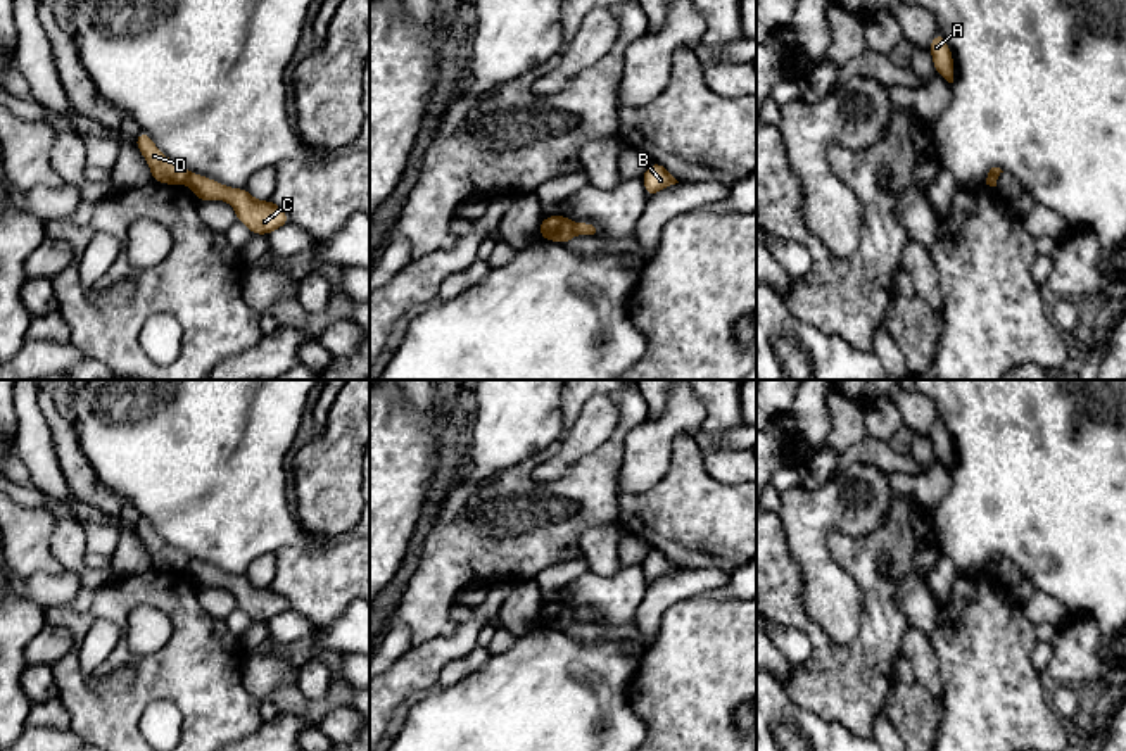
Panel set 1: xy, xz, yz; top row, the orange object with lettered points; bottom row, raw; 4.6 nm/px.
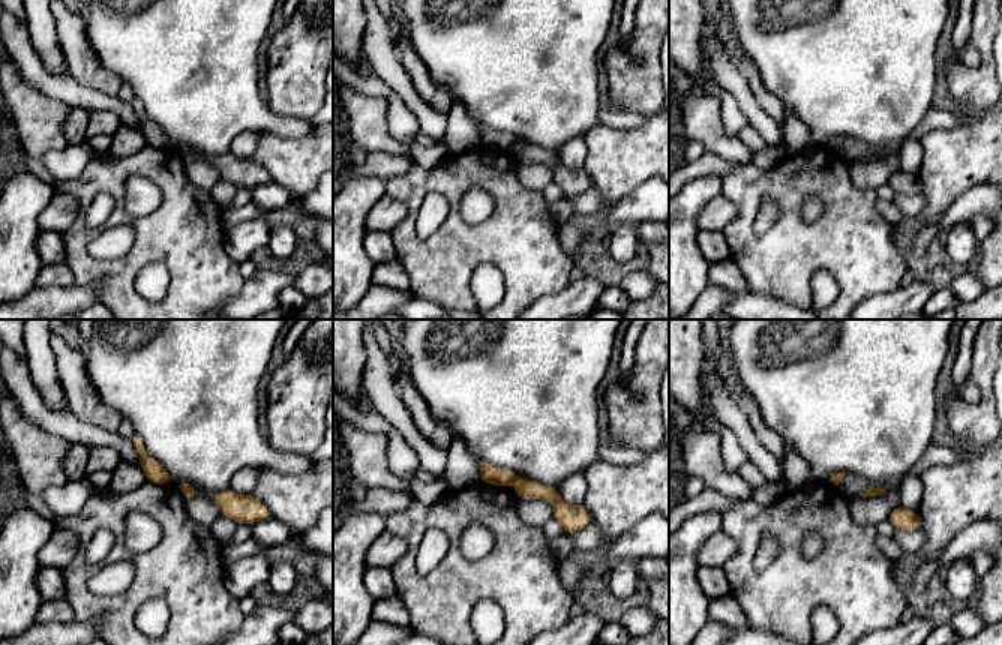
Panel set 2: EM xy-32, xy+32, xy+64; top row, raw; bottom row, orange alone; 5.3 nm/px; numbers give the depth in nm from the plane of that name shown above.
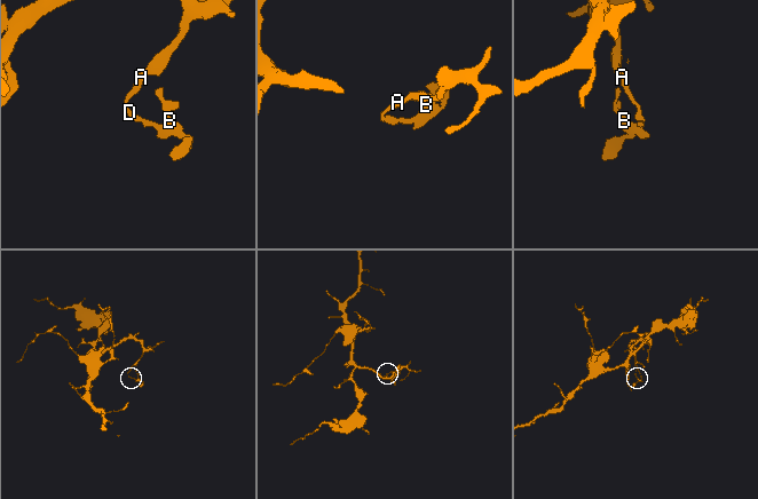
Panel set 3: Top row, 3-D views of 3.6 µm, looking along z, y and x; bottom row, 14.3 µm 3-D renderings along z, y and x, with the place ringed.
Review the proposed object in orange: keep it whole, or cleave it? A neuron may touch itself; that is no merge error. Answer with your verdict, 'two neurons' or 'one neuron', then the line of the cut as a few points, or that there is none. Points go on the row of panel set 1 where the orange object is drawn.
two neurons | xy (192, 175), (185, 183)

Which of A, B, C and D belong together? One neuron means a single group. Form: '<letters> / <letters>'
A D / B C

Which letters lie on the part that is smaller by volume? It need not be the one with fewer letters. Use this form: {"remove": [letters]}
{"remove": ["B", "C"]}

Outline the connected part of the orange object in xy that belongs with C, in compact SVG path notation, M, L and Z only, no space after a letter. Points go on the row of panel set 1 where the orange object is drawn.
M192 174L187 185L199 202L225 200L254 235L269 235L276 228L288 224L288 216L273 200L256 200L245 188L230 188L202 174Z

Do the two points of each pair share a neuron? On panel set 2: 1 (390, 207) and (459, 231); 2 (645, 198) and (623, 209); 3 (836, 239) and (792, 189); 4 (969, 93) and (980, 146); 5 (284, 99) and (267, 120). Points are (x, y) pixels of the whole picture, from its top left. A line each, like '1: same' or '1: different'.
1: different
2: same
3: same
4: different
5: different

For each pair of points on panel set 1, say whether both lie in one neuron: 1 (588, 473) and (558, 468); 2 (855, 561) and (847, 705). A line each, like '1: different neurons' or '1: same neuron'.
1: different neurons
2: same neuron

